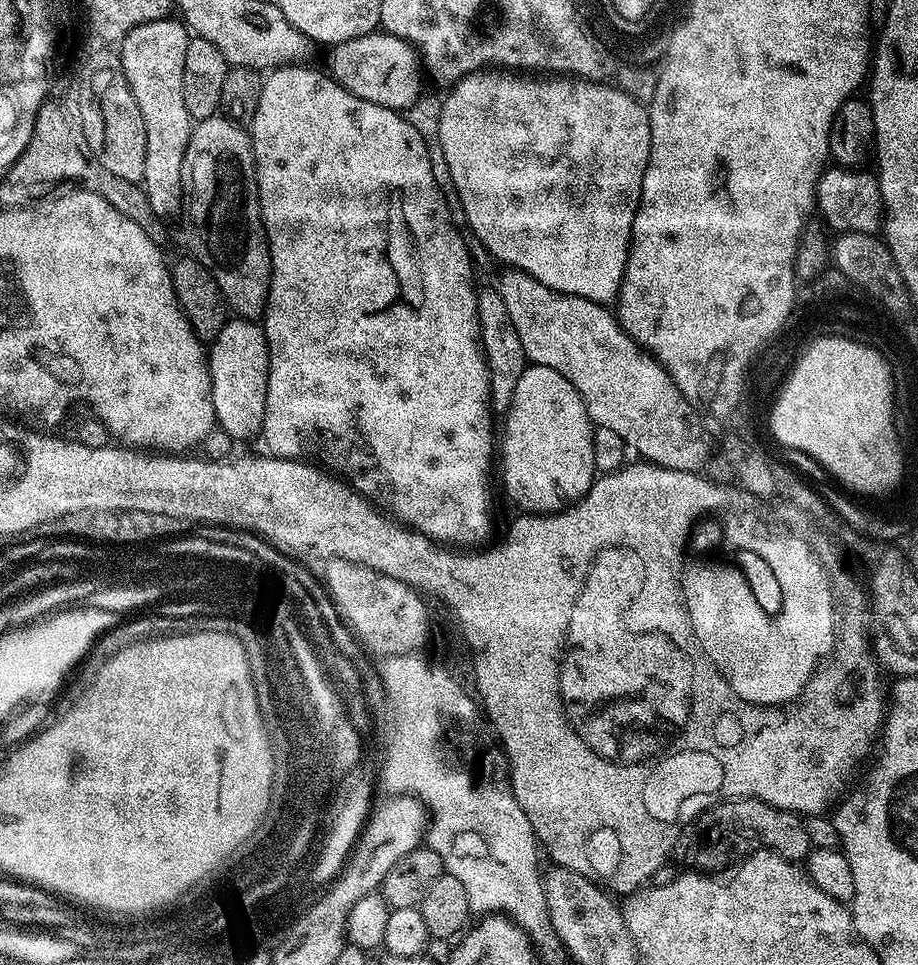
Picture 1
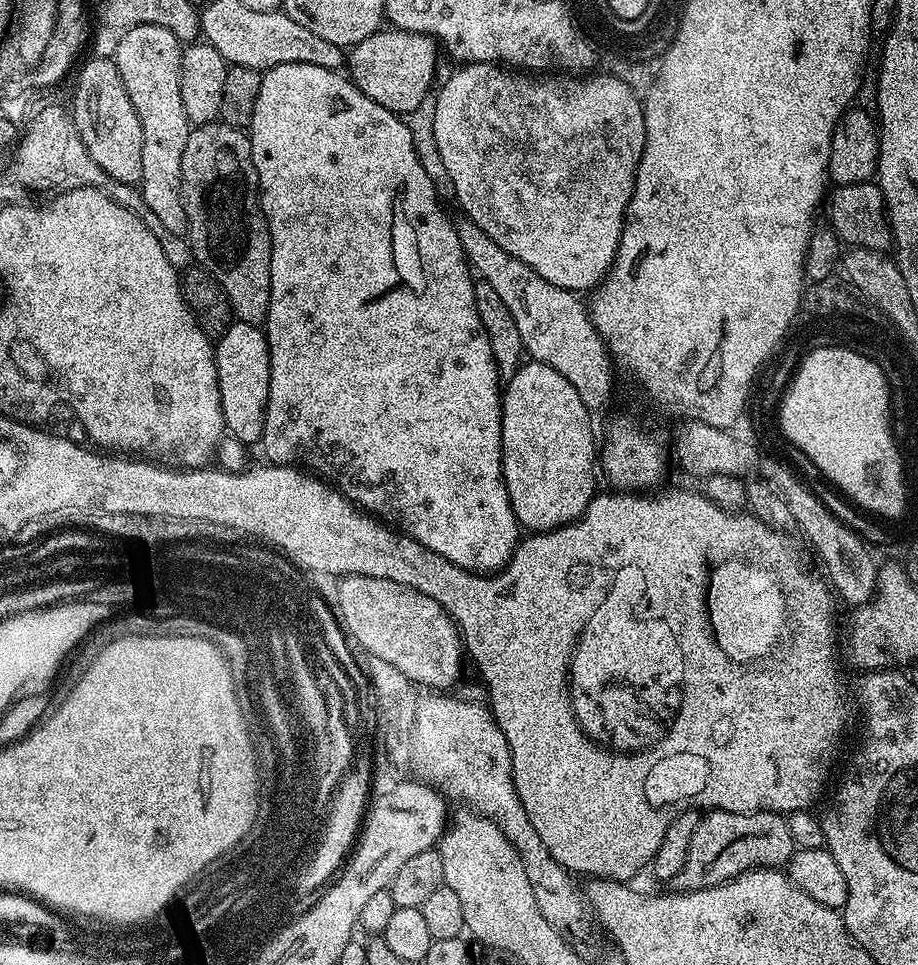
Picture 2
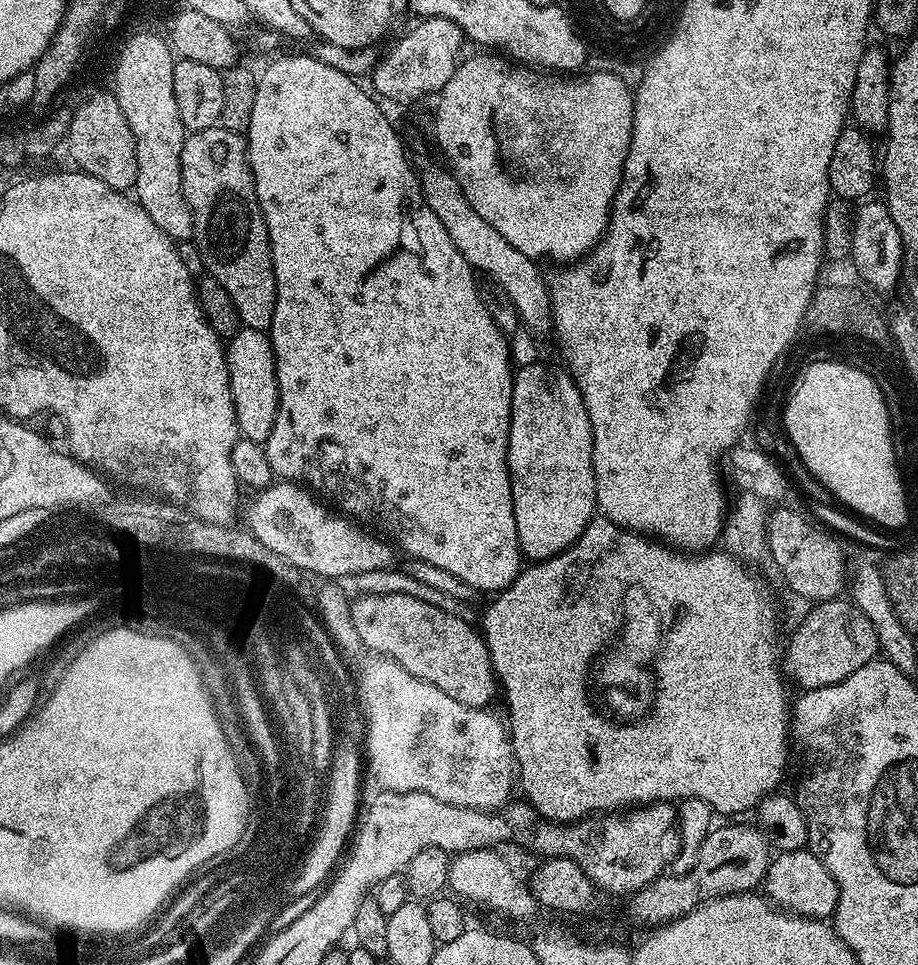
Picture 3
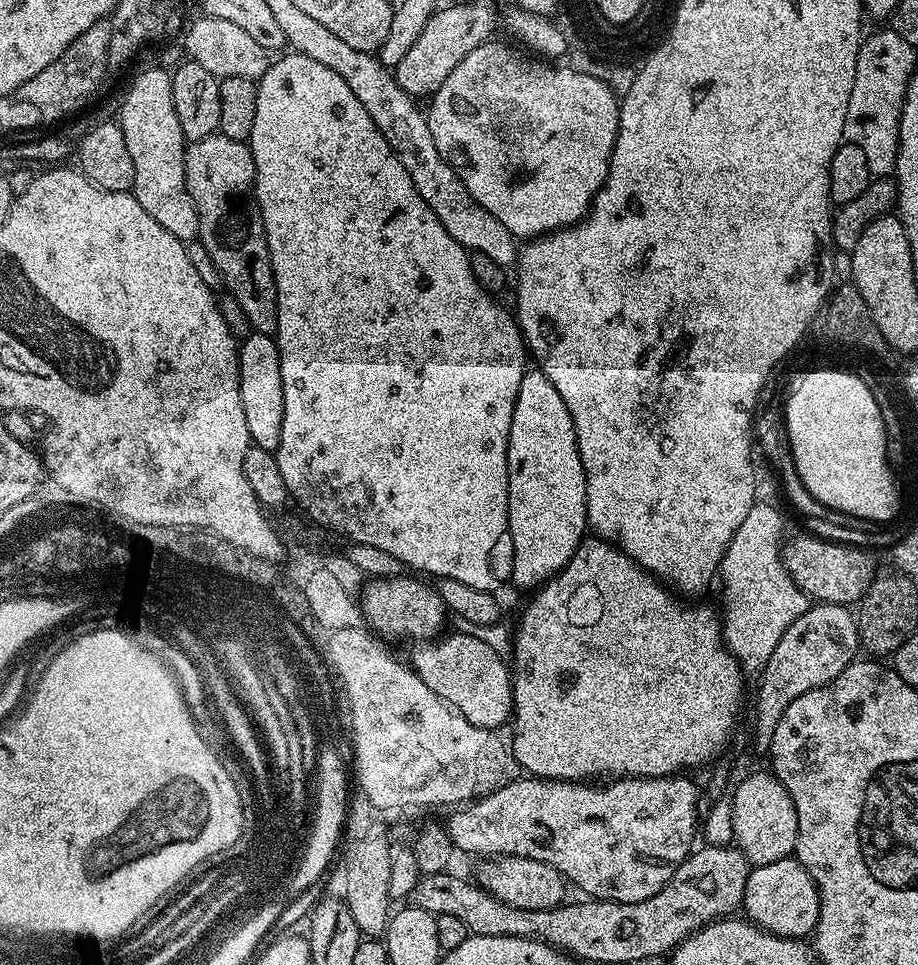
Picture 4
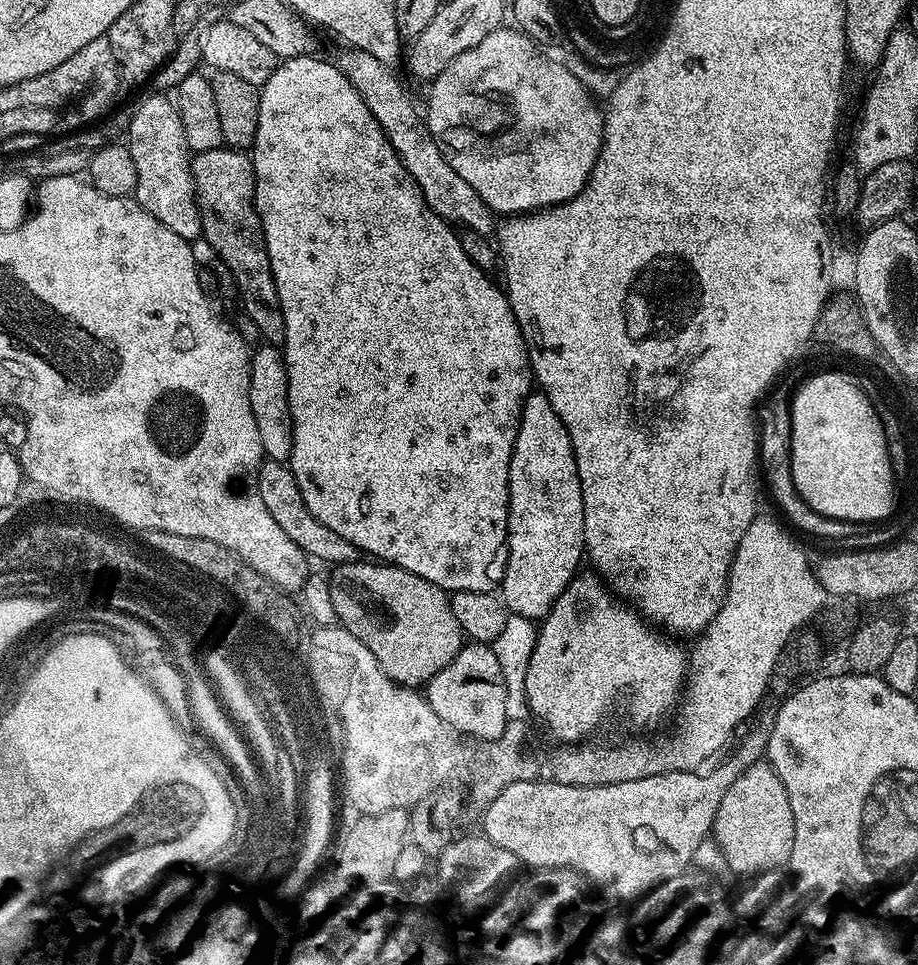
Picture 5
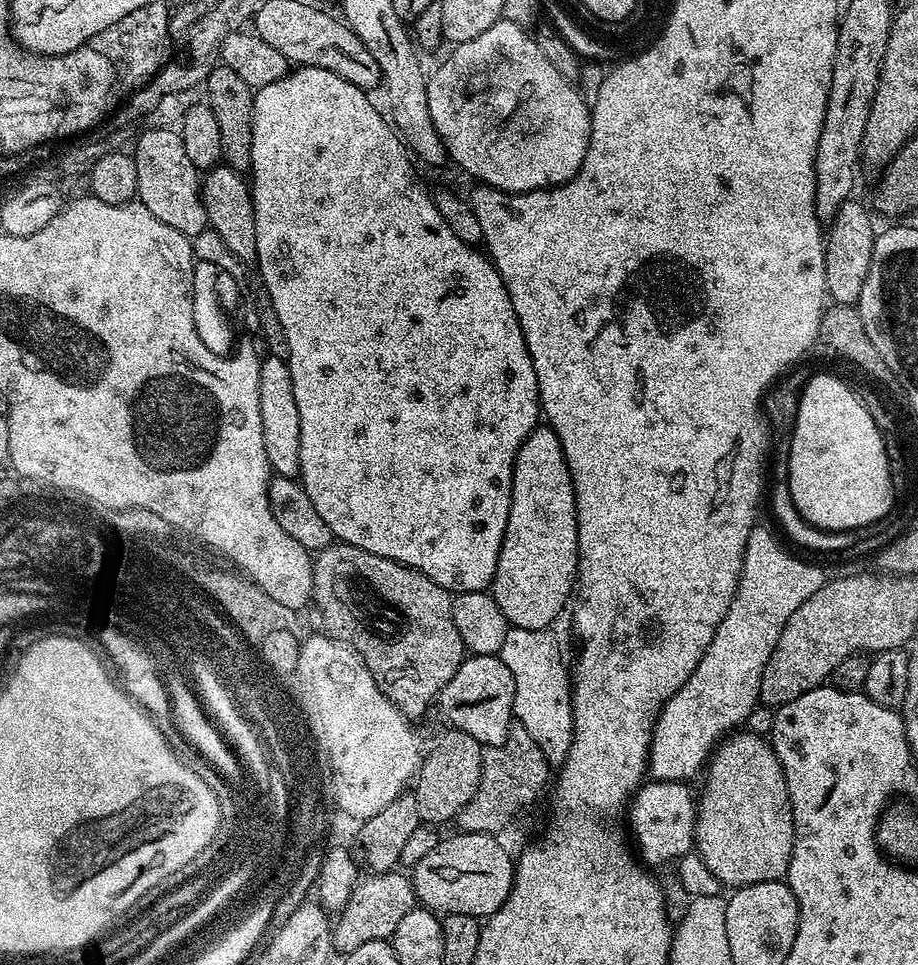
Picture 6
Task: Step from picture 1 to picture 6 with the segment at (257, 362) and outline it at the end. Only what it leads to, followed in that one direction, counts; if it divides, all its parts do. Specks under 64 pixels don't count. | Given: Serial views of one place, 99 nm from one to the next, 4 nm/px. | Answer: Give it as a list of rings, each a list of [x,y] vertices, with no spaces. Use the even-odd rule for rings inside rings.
[[[270,355],[260,361],[258,374],[258,407],[262,409],[262,438],[266,442],[266,458],[277,476],[299,477],[300,439],[302,438],[302,418],[298,414],[298,402],[294,402],[294,381],[290,379],[287,359]]]

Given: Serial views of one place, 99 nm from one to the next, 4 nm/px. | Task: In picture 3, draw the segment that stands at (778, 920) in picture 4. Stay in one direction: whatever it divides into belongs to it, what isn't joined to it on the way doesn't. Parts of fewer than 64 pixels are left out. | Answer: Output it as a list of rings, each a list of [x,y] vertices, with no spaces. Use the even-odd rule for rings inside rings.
[[[807,847],[789,852],[777,851],[771,857],[762,888],[767,899],[791,915],[808,916],[811,920],[822,921],[835,917],[838,906],[838,882],[834,882],[830,870],[826,870],[822,861]]]

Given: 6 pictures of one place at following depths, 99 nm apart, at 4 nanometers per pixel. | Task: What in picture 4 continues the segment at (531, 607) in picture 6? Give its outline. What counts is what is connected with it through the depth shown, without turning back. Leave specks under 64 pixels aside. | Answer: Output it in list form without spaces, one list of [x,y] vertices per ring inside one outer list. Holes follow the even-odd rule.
[[[529,370],[525,372],[522,378],[522,386],[518,390],[518,402],[514,406],[514,418],[510,422],[510,438],[508,439],[508,529],[510,530],[510,538],[512,539],[512,578],[511,583],[517,584],[520,588],[528,588],[527,590],[535,590],[540,585],[545,584],[547,580],[551,580],[556,576],[566,565],[570,562],[570,558],[578,550],[578,546],[586,539],[586,533],[589,531],[588,527],[588,503],[586,502],[586,470],[582,466],[582,458],[578,454],[578,438],[574,430],[574,418],[570,418],[570,410],[566,410],[566,402],[562,400],[562,394],[558,394],[558,390],[554,388],[554,382],[550,382],[550,378],[546,378],[546,374],[539,370]]]

